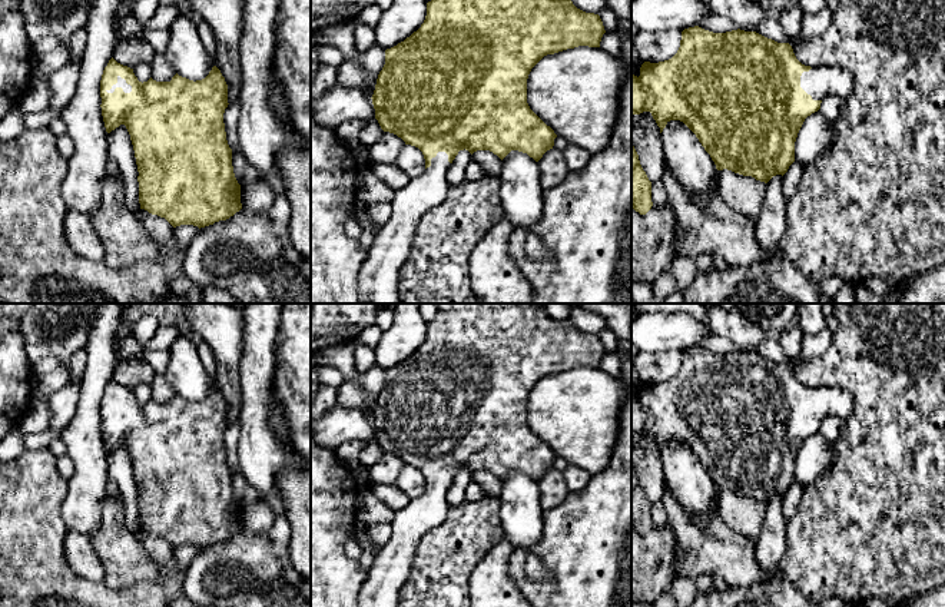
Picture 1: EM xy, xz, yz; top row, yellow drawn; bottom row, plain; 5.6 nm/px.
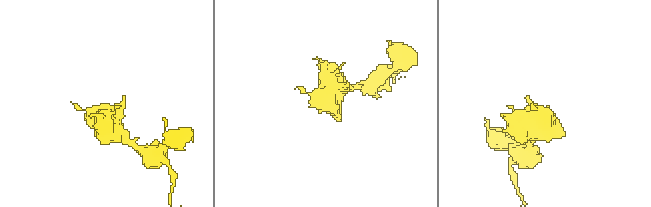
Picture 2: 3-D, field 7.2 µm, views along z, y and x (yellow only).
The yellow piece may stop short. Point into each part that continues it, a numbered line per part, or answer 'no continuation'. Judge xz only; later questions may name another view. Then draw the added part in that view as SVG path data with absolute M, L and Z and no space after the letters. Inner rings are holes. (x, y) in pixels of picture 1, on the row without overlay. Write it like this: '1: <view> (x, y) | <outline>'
1: xz (391, 566) | M445 472L431 480L431 487L395 511L391 538L374 557L358 594L358 607L398 607L399 591L408 578L421 537L440 525L448 513Z

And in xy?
1: xy (122, 404) | M117 397L117 404L112 407L110 411L106 411L107 414L113 414L116 408L122 408L125 414L130 414L132 412L132 407L126 404L125 399L122 399L120 397Z

